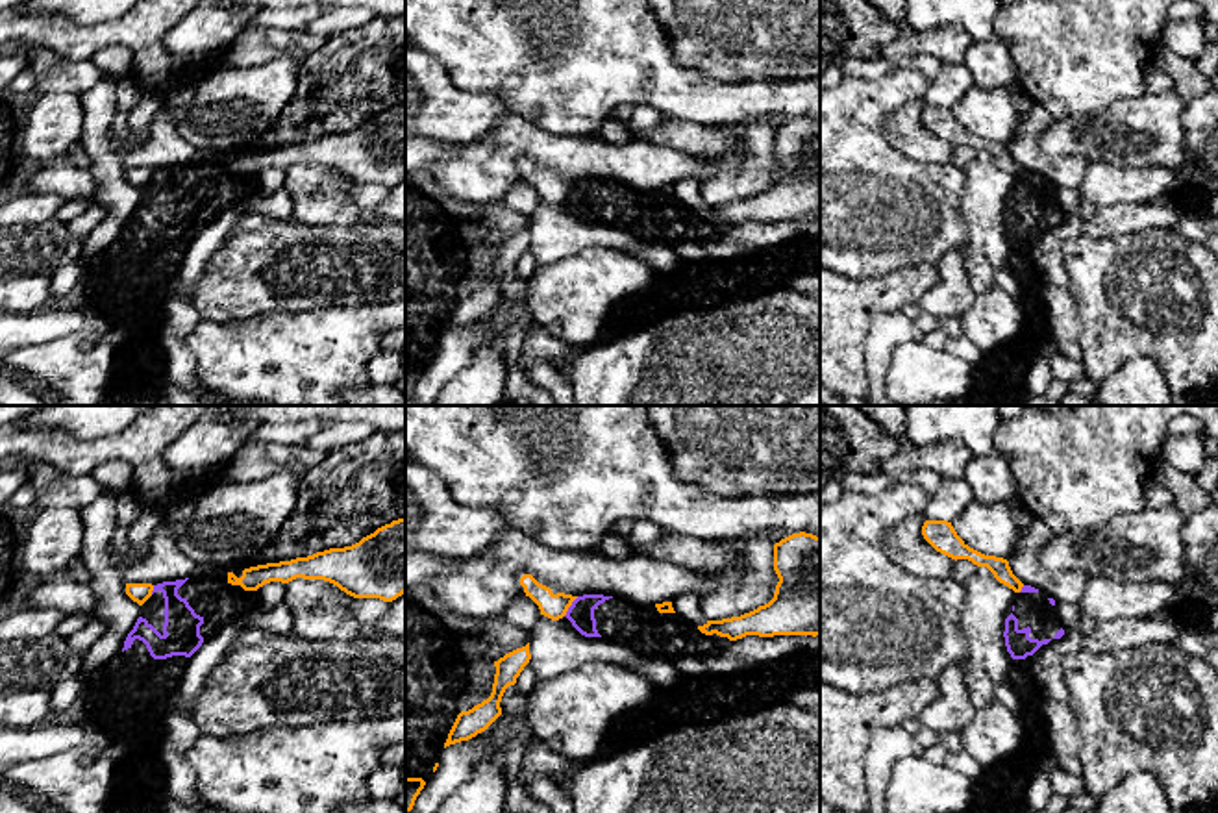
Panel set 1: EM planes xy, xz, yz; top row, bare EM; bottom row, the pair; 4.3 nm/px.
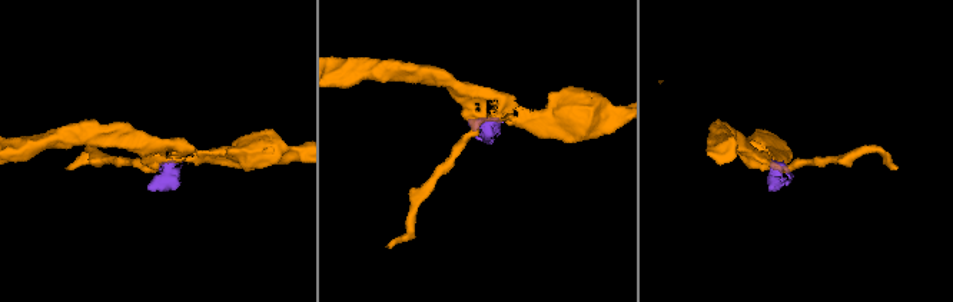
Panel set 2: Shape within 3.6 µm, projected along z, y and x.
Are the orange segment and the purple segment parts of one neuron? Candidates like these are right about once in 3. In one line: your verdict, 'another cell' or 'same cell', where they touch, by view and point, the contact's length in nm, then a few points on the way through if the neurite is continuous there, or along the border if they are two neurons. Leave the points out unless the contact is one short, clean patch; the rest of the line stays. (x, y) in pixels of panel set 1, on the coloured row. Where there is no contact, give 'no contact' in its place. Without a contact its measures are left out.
another cell; contact xz (571, 604); length 110 nm; border xz (578, 597), (563, 615)

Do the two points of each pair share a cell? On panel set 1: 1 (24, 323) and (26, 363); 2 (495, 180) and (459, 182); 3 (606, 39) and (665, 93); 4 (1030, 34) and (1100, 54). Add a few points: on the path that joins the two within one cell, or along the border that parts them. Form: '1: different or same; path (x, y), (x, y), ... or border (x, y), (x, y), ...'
1: different; border (67, 334), (19, 350)
2: same; path (485, 180), (469, 180)
3: same; path (621, 54), (650, 82)
4: same; path (1046, 36), (1072, 52), (1083, 52)

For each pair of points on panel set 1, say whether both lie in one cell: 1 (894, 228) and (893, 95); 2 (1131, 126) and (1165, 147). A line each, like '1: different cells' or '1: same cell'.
1: same cell
2: same cell

